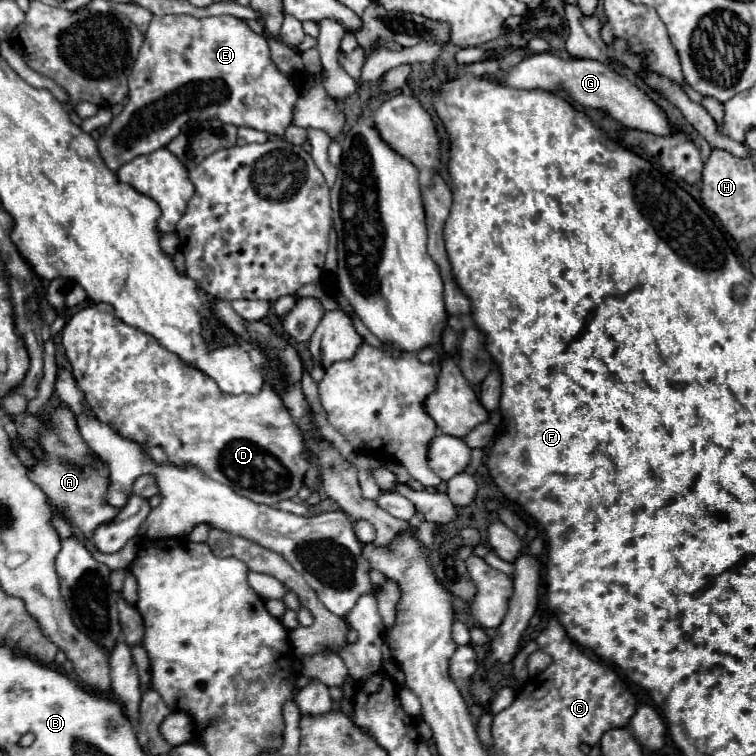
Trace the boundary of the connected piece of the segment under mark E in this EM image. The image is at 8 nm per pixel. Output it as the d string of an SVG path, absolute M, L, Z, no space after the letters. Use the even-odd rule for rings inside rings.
M166 14L152 18L134 70L128 76L128 88L130 92L124 110L112 118L112 122L104 128L104 134L96 142L102 160L114 172L136 156L164 148L166 142L176 138L178 130L190 120L218 118L224 124L250 126L256 130L266 130L268 134L282 136L282 130L292 122L292 108L296 98L300 96L300 76L280 74L270 60L268 40L262 34L252 32L240 18L194 18L188 14Z

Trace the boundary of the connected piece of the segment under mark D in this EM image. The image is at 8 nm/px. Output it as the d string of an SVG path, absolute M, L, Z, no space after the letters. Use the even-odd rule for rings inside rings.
M104 302L78 310L64 326L62 344L88 406L122 436L146 448L162 446L168 460L176 466L184 466L184 460L190 460L190 464L198 466L206 476L230 486L236 494L256 504L276 506L282 500L296 498L310 462L304 458L306 450L298 426L268 382L264 382L258 394L226 394L210 376L168 352L156 338L120 322L114 316L114 308Z

